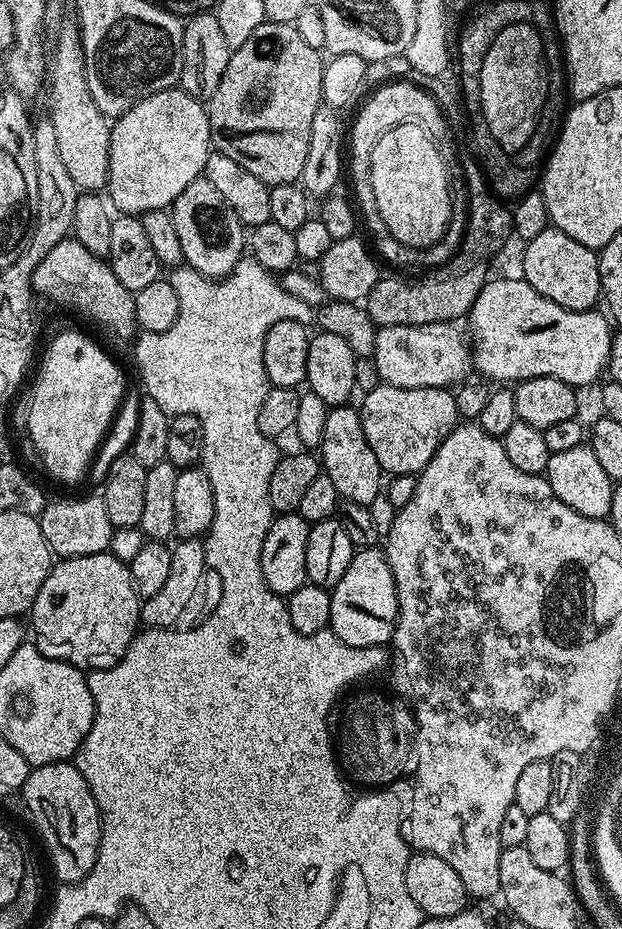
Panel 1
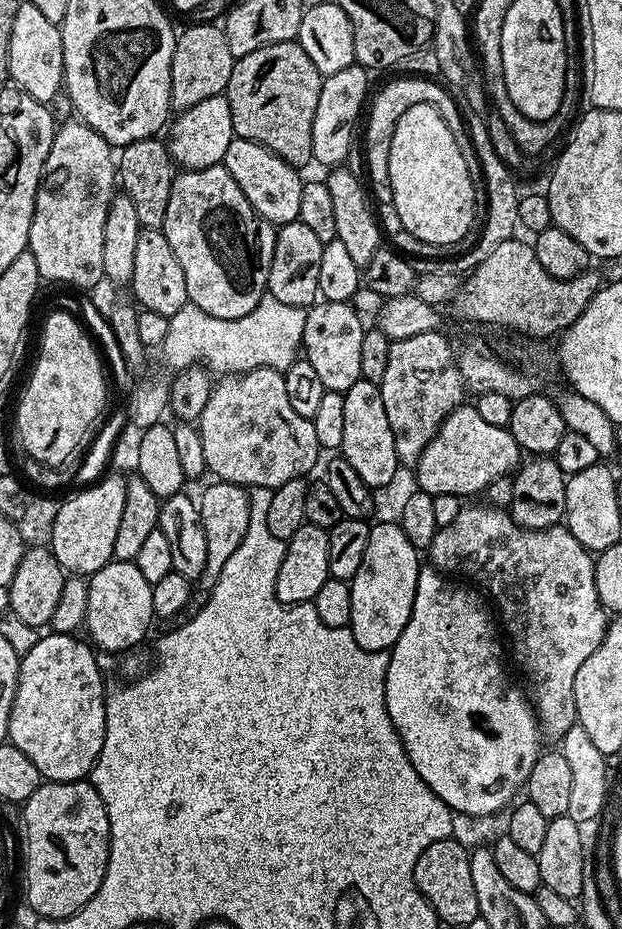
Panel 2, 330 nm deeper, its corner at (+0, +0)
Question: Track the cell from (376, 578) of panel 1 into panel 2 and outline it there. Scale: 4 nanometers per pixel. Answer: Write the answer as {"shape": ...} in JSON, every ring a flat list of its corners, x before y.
{"shape":[[399,523,371,525,370,542,366,542,366,554,362,554,362,566,358,566,358,574,350,581,348,627,352,629,354,642,358,642,362,650,388,652,398,642,402,630,406,630,422,567,420,556]]}

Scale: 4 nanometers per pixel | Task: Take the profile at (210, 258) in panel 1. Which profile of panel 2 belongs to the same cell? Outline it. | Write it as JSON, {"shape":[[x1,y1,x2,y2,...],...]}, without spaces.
{"shape":[[223,163,215,164,209,168,189,168,177,171,174,182,170,186,170,202,166,206,166,222,162,230,166,234,166,242,170,242,170,247,174,249,174,254,178,257,178,263,182,265,182,274,186,274,186,294,189,301,194,306,206,310,206,314,227,320,242,318,242,314,250,314,250,310,254,310,254,306,258,306,258,302,267,293,270,262,274,258,276,228,269,224,267,220,262,219,254,210,254,206,250,206,250,202,246,202,246,194,242,194,238,182,234,182,234,178,230,178,230,174,224,169]]}

